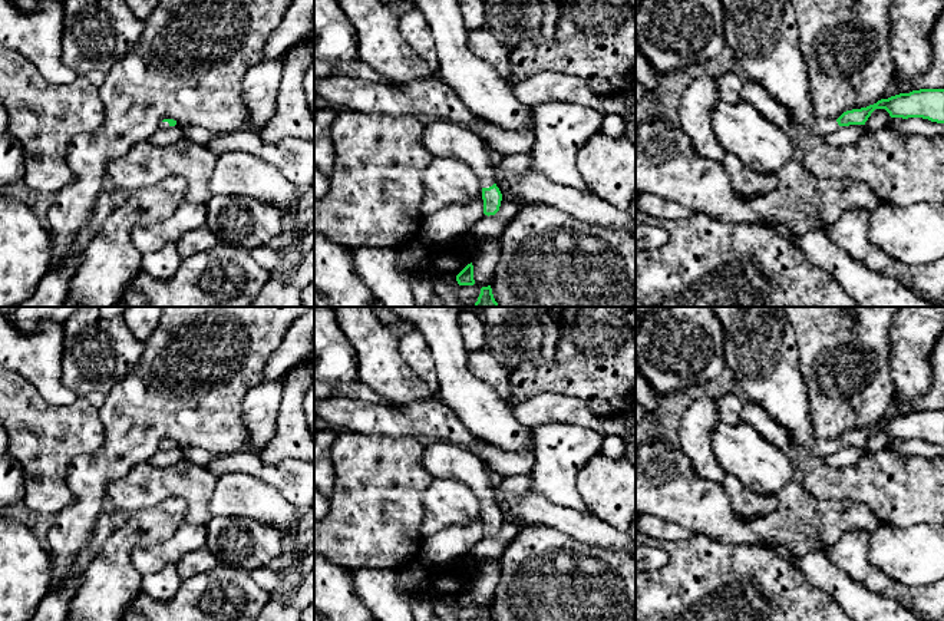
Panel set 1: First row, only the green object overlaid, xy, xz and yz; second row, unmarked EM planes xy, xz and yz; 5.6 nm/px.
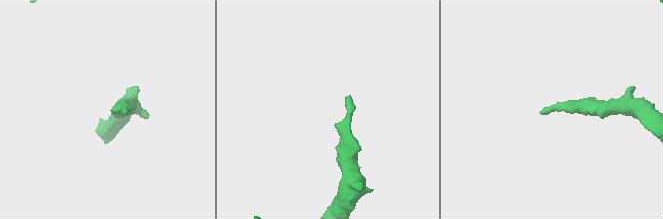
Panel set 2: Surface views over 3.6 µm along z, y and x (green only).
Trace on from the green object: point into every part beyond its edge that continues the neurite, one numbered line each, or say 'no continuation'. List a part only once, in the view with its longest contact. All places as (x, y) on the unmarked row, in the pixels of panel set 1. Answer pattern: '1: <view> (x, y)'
1: xz (442, 459)

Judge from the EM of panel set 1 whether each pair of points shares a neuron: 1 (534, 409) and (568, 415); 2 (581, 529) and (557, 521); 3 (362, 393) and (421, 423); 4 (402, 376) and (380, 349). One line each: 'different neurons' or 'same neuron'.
1: same neuron
2: same neuron
3: different neurons
4: same neuron

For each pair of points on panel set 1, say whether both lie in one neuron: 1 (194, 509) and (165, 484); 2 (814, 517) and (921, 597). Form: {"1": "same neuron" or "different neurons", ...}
{"1": "same neuron", "2": "different neurons"}

